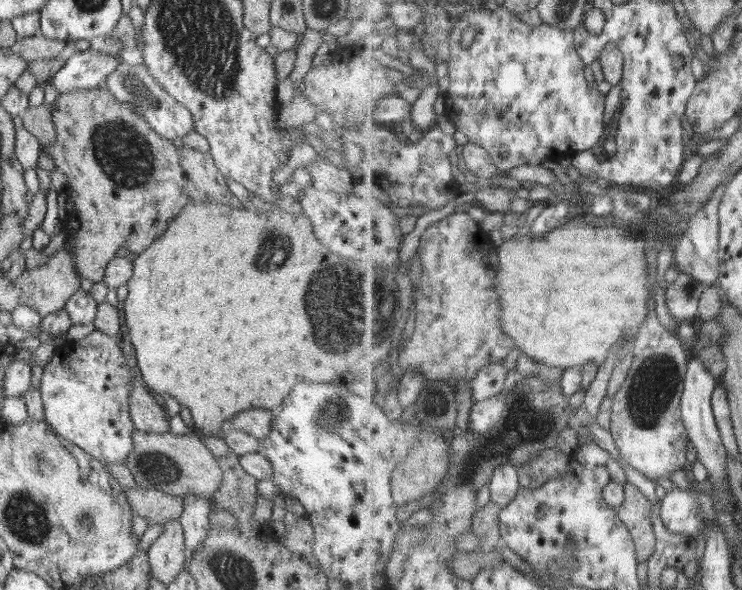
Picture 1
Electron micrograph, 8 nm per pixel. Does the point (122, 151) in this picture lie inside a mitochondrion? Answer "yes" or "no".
yes

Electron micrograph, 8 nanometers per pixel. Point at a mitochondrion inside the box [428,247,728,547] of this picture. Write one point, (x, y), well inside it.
(649, 395)

